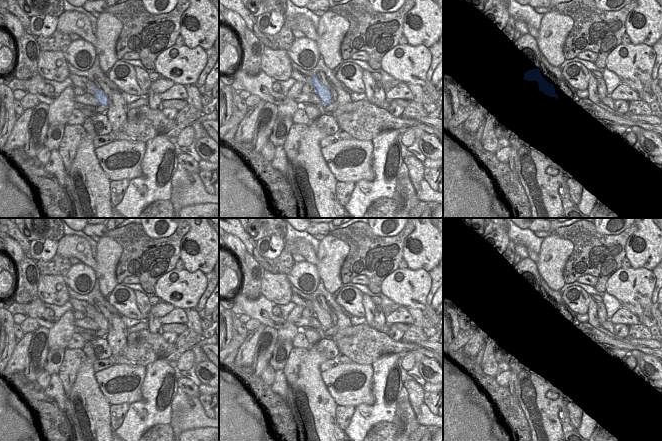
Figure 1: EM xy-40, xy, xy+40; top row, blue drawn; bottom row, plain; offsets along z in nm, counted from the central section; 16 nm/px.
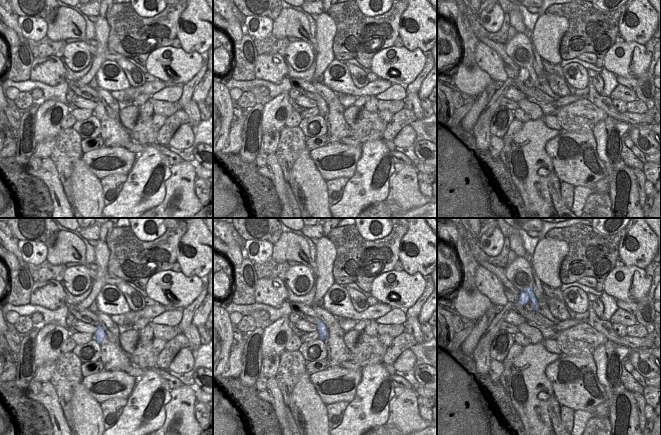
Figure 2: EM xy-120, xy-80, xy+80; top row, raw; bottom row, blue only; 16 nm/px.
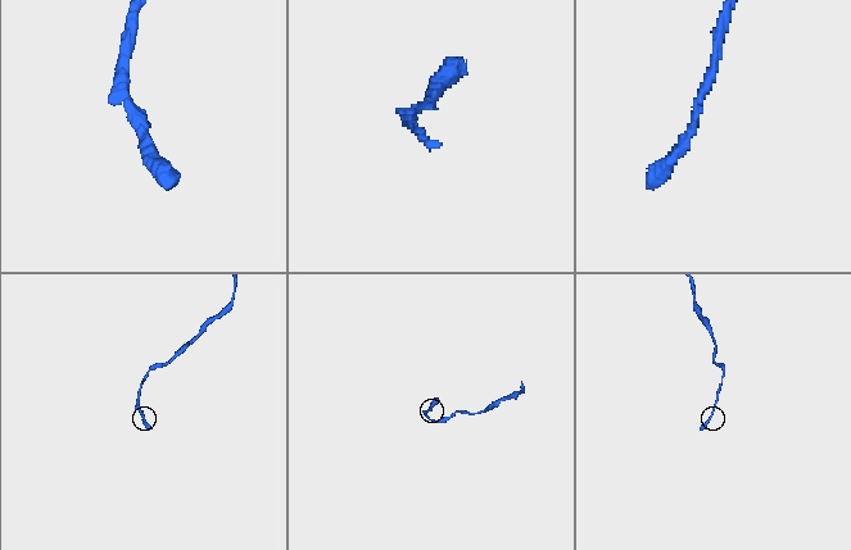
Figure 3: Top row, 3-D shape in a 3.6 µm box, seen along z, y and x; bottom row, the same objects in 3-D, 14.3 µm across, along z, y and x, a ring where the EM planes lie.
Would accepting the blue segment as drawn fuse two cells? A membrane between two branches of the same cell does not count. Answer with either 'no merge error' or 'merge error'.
merge error

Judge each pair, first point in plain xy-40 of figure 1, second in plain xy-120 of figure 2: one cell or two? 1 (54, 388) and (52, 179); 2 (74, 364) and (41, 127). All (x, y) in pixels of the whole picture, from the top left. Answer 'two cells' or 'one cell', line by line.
1: one cell
2: two cells

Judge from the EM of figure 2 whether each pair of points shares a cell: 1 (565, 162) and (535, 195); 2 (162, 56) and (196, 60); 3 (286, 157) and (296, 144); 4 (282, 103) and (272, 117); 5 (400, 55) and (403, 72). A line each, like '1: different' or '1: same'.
1: different
2: same
3: same
4: same
5: same

